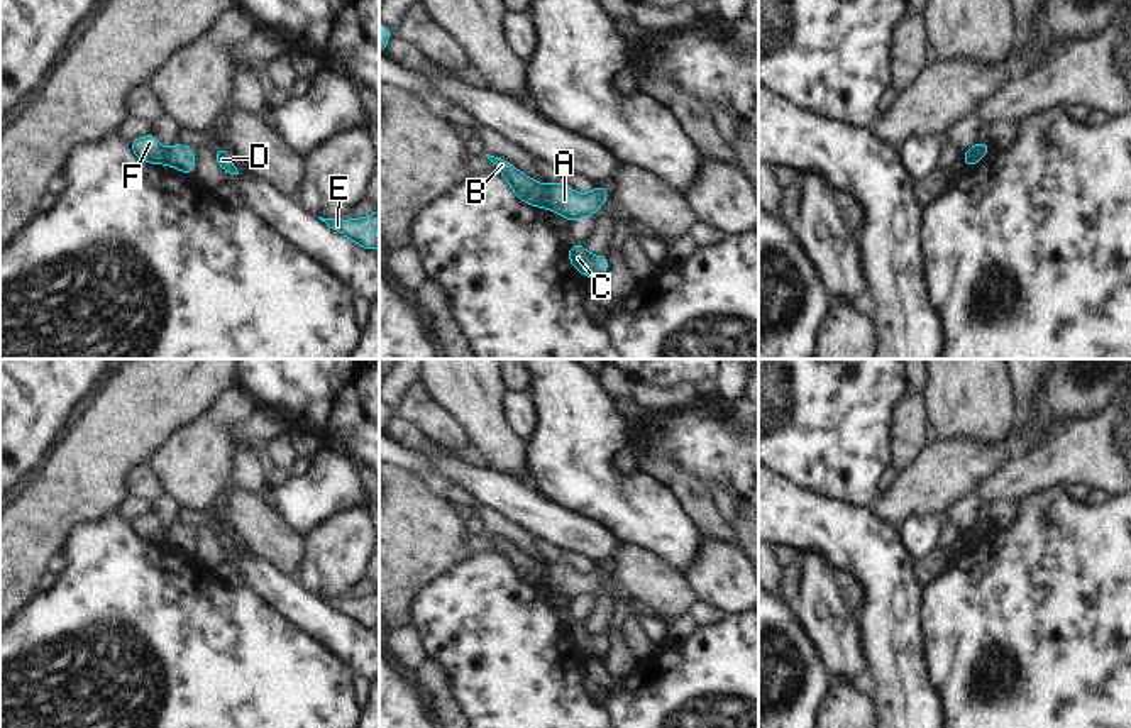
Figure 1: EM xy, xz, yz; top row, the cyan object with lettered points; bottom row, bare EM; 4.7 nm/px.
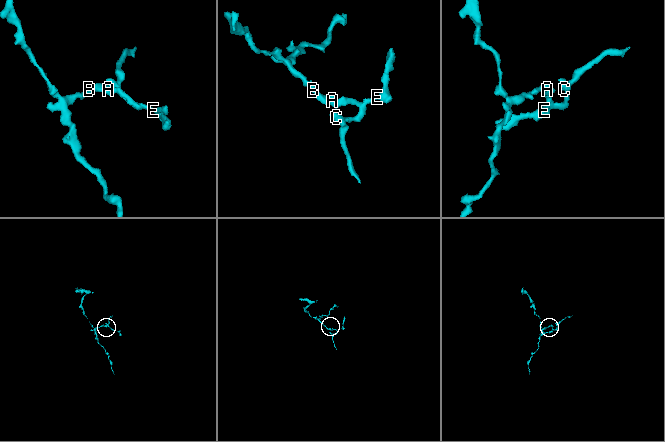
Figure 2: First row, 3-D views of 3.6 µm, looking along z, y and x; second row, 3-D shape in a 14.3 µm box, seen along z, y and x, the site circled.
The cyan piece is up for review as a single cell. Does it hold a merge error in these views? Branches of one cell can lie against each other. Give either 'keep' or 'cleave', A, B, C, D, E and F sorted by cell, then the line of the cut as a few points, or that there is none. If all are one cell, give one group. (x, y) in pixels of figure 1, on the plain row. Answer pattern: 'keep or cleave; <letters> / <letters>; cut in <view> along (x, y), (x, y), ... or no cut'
cleave; A C D E / B F; cut in xz along (546, 564), (549, 586)

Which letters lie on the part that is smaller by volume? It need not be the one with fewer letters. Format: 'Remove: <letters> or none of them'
Remove: A, C, D, E

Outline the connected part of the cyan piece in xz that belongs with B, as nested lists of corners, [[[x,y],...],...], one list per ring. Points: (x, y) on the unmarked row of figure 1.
[[[486,533],[486,537],[496,545],[498,552],[508,560],[511,571],[527,584],[549,587],[547,564],[528,557],[511,542]]]

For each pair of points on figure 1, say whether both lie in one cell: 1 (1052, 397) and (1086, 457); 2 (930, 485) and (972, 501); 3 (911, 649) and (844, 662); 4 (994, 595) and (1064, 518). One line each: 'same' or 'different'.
1: different
2: different
3: different
4: same

